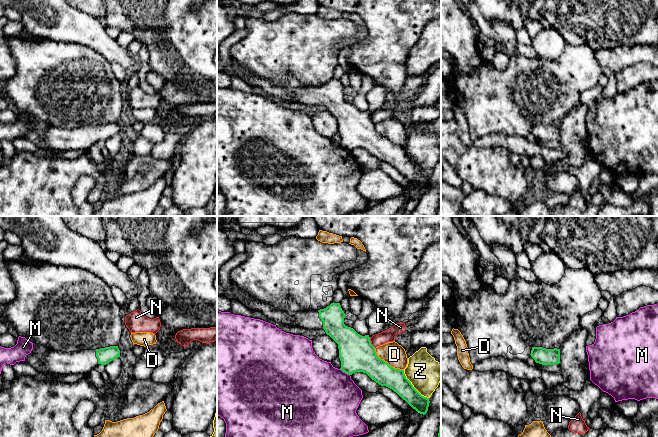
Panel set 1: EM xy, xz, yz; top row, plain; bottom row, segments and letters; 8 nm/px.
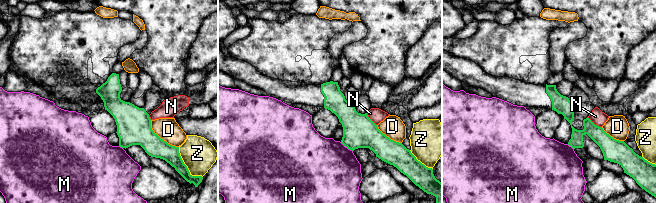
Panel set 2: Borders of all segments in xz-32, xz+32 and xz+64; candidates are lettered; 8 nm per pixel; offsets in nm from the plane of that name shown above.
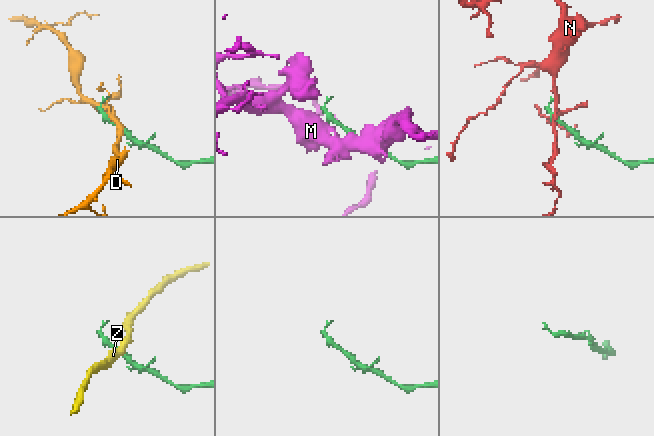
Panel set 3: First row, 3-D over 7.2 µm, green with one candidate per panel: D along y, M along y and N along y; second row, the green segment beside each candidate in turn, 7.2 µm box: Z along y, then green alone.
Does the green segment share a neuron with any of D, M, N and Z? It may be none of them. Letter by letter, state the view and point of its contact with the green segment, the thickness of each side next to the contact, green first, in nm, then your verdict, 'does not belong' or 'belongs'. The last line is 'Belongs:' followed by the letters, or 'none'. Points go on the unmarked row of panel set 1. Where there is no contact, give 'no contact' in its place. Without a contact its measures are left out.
D: meets green in xz at (386, 138); 280 nm thick on the green side, 180 nm on the other; does not belong
M: meets green in xz at (345, 148); 280 nm thick on the green side, 500 nm on the other; does not belong
N: meets green in xz at (370, 118); 280 nm thick on the green side, 100 nm on the other; does not belong
Z: meets green in xz at (412, 162); 170 nm thick on the green side, 280 nm on the other; does not belong
Belongs: none

